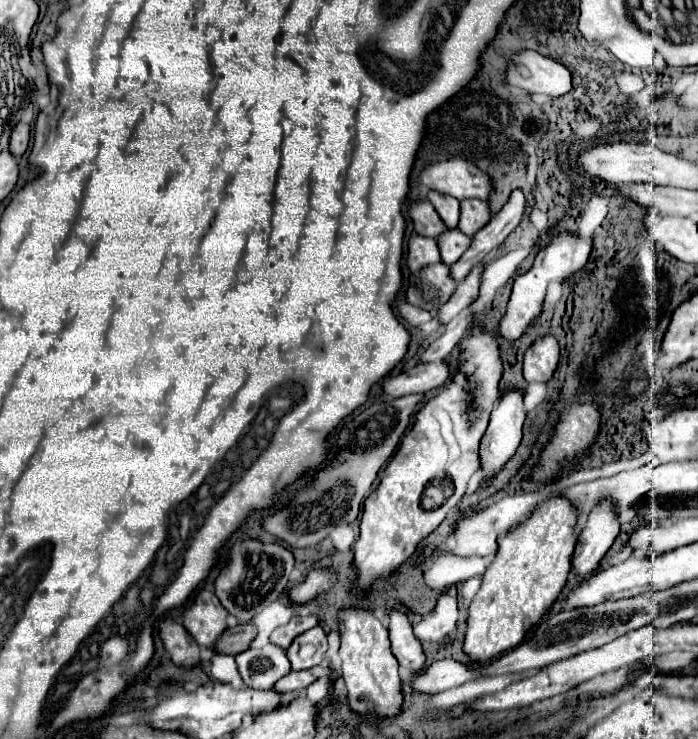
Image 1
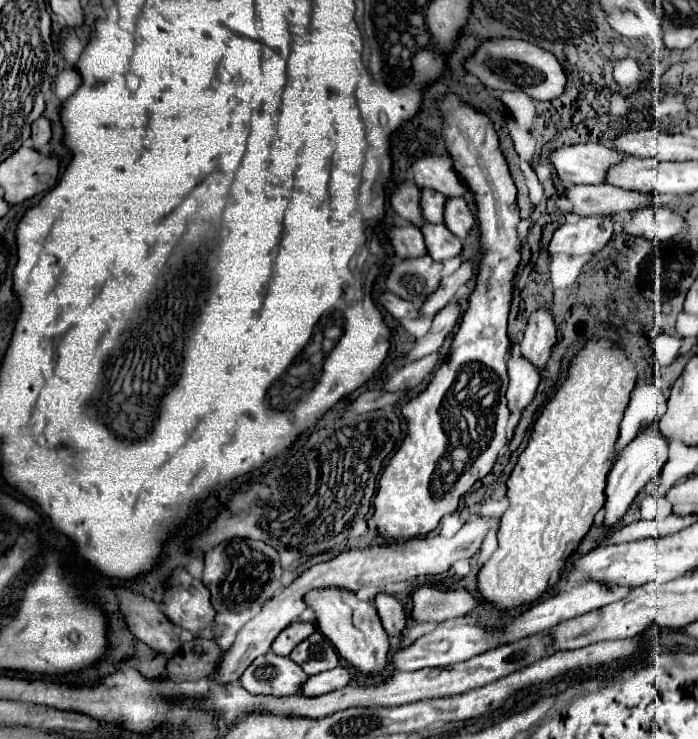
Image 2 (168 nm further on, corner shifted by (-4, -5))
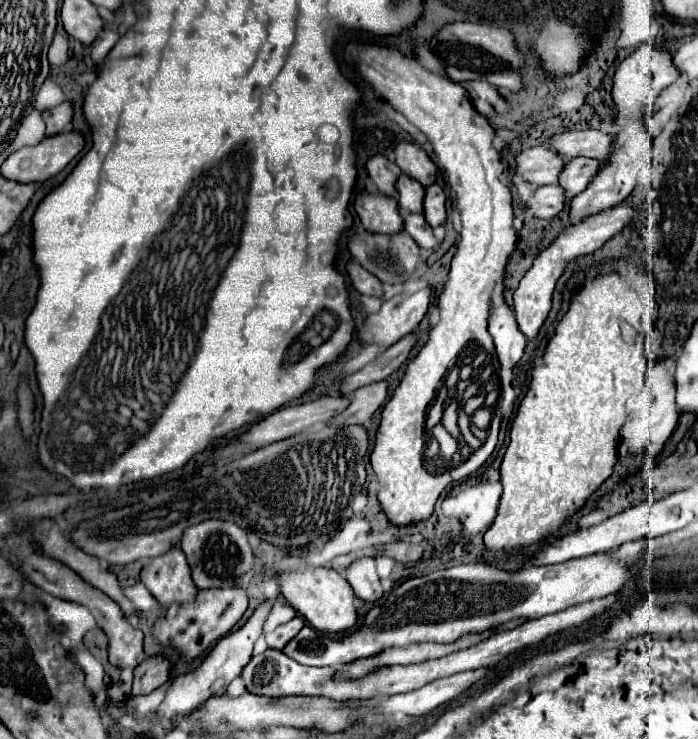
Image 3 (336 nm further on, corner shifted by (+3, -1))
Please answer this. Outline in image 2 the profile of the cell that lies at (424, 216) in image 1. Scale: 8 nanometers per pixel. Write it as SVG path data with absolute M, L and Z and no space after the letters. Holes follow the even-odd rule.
M399 183L391 193L391 207L409 223L421 227L425 221L419 213L419 187L415 183Z

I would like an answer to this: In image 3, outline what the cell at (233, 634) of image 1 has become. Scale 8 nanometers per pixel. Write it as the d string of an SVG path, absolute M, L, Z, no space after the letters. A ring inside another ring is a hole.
M156 655L140 663L134 671L134 685L130 697L152 693L156 687L168 683L172 673L172 663L164 655Z

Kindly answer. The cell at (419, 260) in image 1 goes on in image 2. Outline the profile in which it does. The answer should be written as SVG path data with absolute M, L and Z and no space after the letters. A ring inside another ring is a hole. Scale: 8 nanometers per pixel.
M403 225L403 227L391 227L385 231L387 241L393 245L393 251L399 259L411 259L421 257L427 253L423 235L419 227L415 225Z

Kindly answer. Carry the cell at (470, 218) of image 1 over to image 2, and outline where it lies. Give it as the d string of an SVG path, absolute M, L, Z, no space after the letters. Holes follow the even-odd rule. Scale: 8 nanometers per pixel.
M449 197L445 201L443 217L445 217L445 227L459 239L465 239L475 223L473 213L469 211L463 197Z

